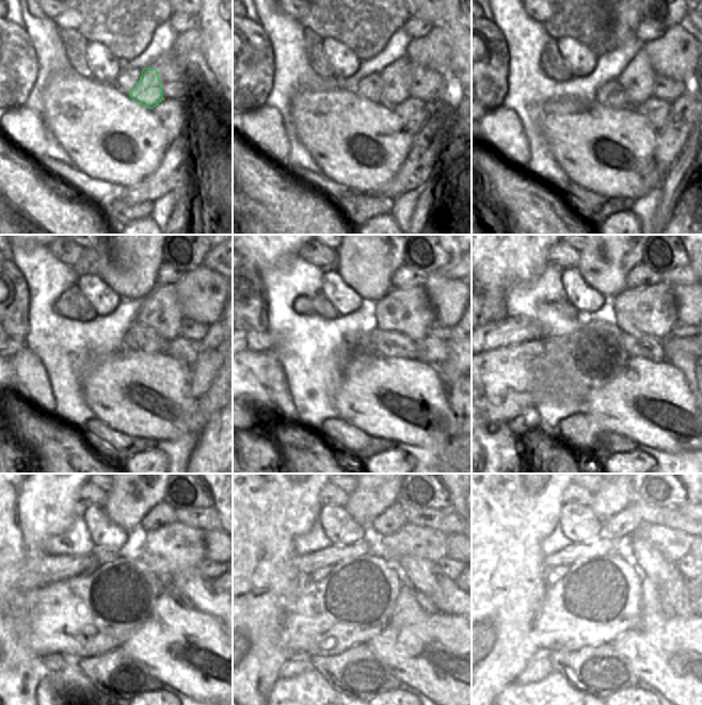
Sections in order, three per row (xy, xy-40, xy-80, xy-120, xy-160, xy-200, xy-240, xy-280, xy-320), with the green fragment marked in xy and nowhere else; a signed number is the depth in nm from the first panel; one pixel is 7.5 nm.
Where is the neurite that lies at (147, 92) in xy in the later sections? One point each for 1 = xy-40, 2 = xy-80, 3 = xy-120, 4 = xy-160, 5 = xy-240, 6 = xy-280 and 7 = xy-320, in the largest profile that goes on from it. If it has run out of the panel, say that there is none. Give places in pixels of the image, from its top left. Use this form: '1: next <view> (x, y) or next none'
1: next xy-40 (395, 79)
2: next xy-80 (637, 79)
3: next xy-120 (160, 310)
4: next xy-160 (408, 310)
5: next xy-240 (171, 548)
6: next xy-280 (431, 544)
7: next xy-320 (673, 544)

